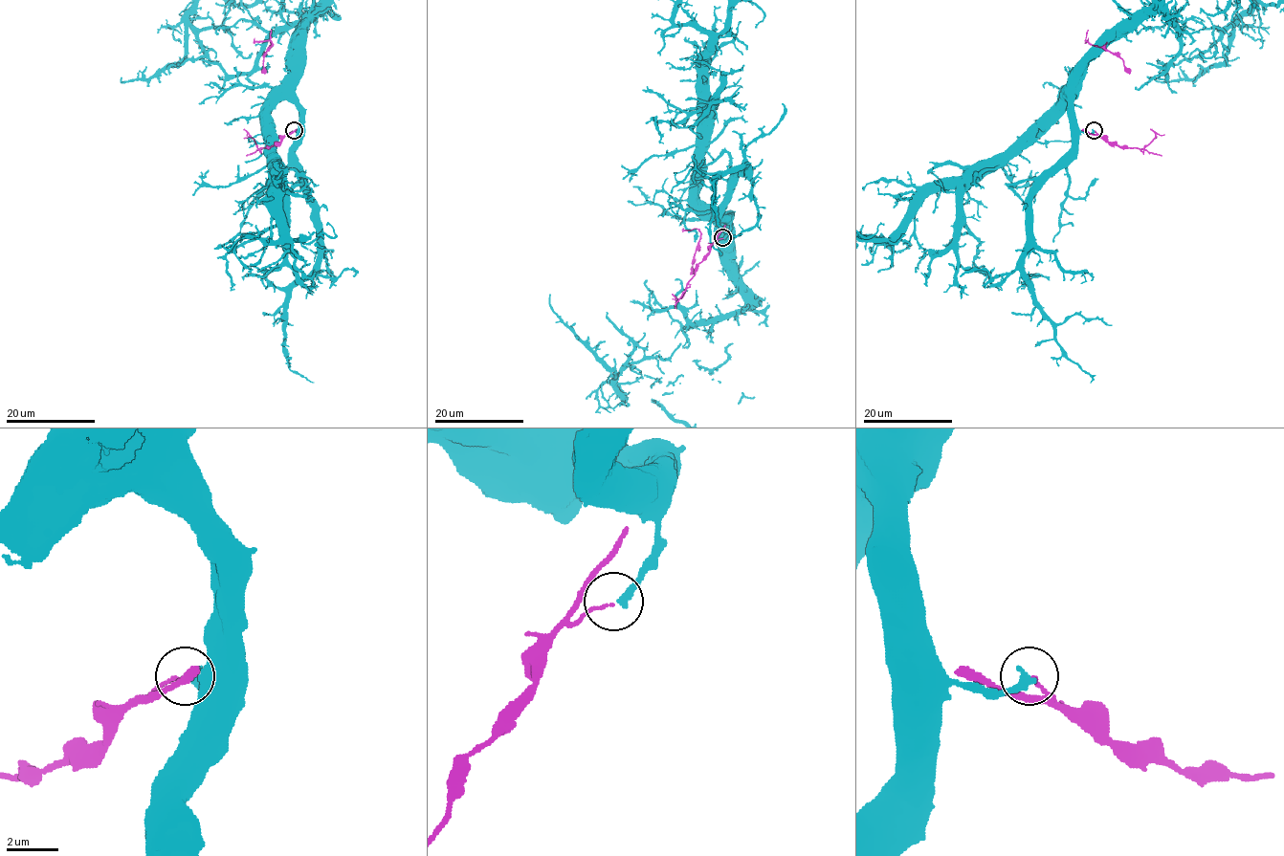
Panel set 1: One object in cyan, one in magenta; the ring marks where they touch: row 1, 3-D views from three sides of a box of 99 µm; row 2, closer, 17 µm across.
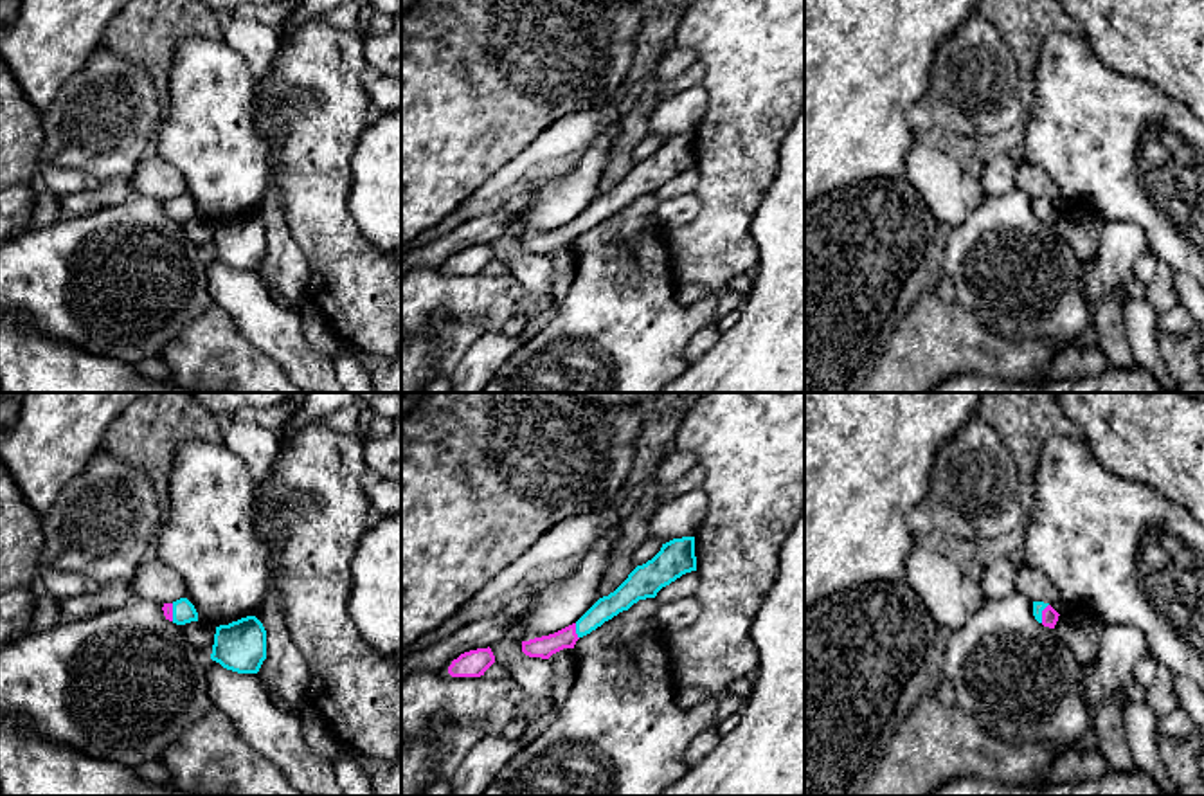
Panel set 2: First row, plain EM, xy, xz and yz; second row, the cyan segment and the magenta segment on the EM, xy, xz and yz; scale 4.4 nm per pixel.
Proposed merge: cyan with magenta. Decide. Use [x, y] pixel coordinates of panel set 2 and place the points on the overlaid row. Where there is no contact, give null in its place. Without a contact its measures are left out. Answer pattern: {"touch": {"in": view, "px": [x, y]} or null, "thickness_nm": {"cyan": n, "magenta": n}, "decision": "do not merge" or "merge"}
{"touch": {"in": "yz", "px": [1041, 613]}, "thickness_nm": {"cyan": 50, "magenta": 80}, "decision": "do not merge"}

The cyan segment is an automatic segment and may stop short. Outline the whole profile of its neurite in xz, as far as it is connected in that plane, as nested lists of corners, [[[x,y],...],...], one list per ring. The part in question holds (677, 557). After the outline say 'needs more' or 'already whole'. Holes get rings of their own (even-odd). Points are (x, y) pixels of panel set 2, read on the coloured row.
[[[695,537],[673,538],[608,596],[599,598],[578,621],[576,634],[583,638],[633,603],[655,598],[657,592],[686,573],[696,571]]]; already whole

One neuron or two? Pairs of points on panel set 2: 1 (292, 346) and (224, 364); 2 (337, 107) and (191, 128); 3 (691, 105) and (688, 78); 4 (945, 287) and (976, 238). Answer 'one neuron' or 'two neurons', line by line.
1: two neurons
2: two neurons
3: two neurons
4: two neurons

